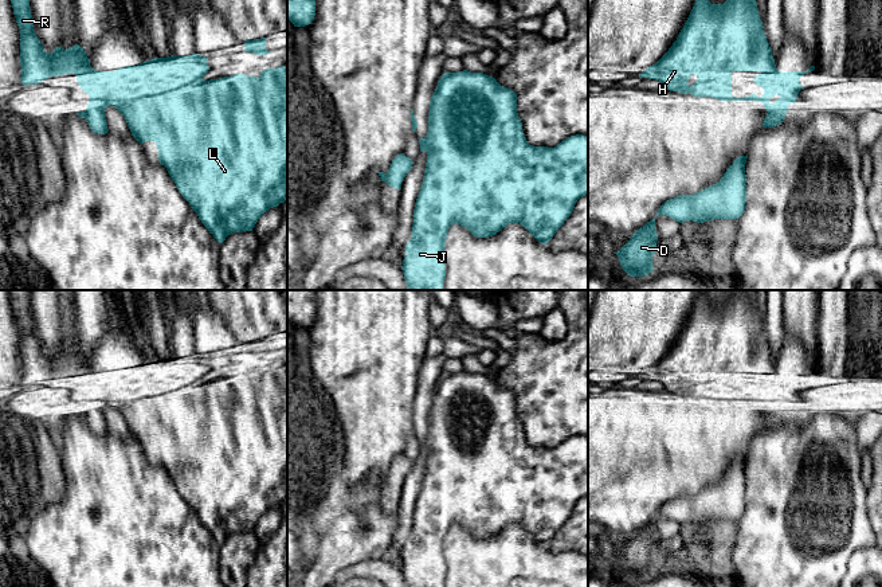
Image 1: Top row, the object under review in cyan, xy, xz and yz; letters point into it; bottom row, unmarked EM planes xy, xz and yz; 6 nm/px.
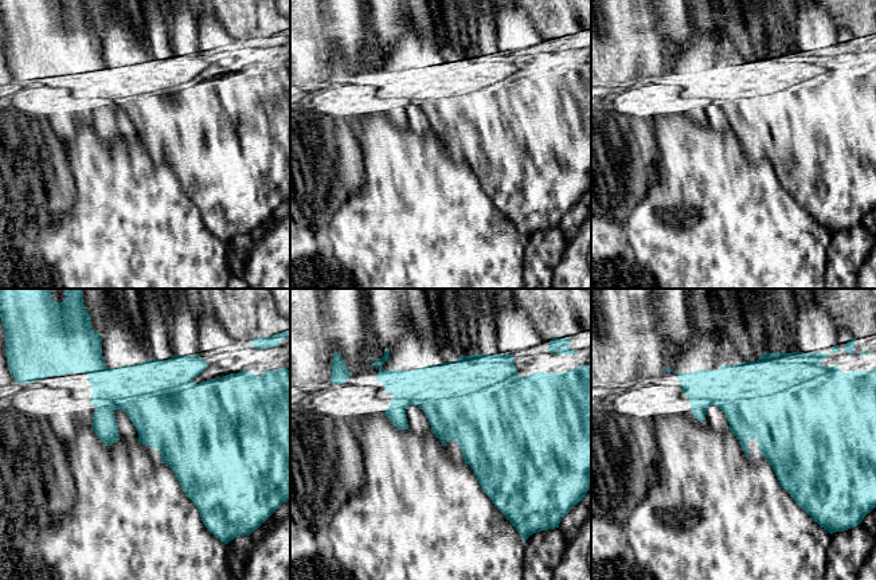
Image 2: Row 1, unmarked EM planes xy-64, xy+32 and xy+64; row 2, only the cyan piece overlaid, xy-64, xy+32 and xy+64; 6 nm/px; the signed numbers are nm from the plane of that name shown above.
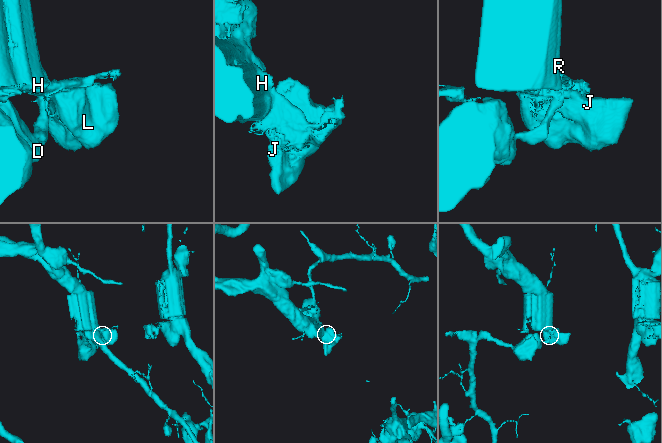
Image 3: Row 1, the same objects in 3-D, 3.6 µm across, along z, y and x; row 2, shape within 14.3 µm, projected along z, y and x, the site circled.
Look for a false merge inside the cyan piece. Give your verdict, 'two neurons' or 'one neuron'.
two neurons

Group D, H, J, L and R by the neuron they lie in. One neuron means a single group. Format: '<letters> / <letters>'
D / H J L R

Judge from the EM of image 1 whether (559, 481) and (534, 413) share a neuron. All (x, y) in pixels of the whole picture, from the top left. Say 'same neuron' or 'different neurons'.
different neurons

